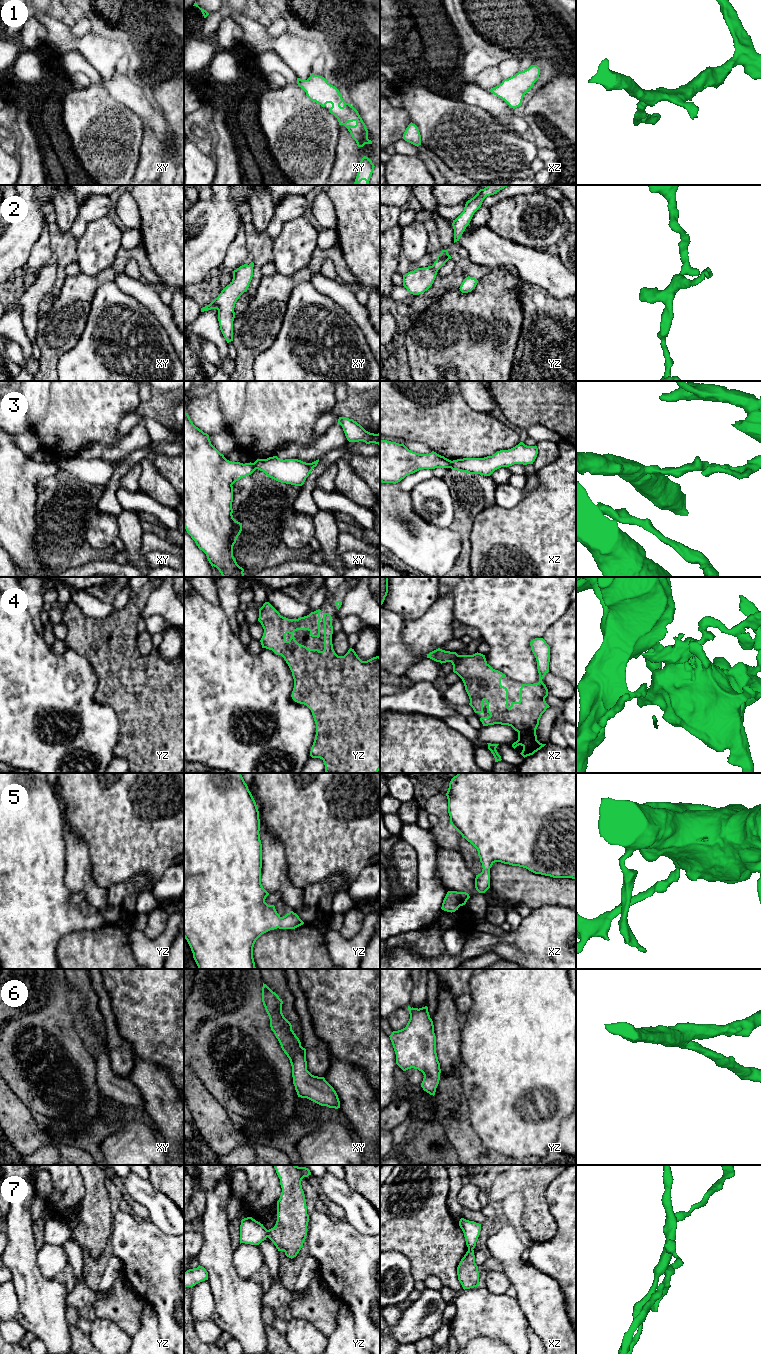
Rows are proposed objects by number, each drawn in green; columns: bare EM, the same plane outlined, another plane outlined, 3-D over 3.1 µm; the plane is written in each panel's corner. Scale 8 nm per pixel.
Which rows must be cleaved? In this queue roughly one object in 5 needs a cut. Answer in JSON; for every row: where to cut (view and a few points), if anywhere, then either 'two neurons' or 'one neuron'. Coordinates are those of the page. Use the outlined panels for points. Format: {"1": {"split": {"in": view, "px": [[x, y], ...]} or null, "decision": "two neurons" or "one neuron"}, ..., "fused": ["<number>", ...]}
{"1": {"split": null, "decision": "one neuron"}, "2": {"split": null, "decision": "one neuron"}, "3": {"split": {"in": "xz", "px": [[452, 461], [450, 467]]}, "decision": "two neurons"}, "4": {"split": null, "decision": "one neuron"}, "5": {"split": null, "decision": "one neuron"}, "6": {"split": null, "decision": "one neuron"}, "7": {"split": {"in": "yz", "px": [[267, 1230], [268, 1236]]}, "decision": "two neurons"}, "fused": ["3", "7"]}

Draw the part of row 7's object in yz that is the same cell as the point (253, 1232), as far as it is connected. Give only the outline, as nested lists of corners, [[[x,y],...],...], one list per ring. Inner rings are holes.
[[[252,1217],[241,1220],[240,1225],[240,1244],[259,1245],[268,1237],[268,1230]]]

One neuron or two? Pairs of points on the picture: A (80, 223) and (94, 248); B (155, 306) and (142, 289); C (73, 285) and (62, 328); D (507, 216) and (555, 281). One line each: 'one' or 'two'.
A: two
B: one
C: one
D: two

